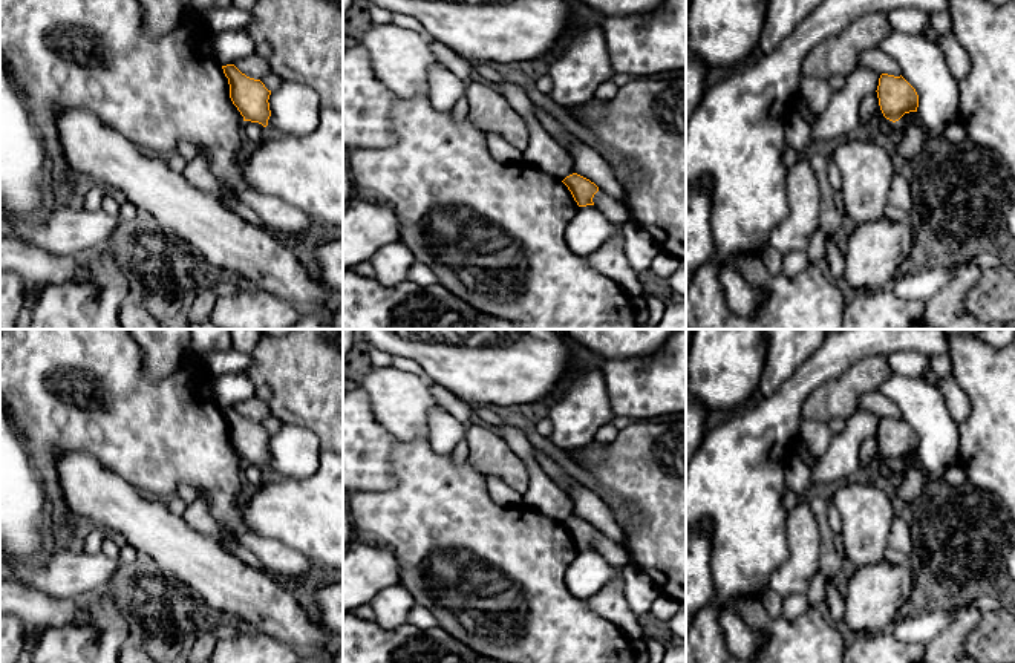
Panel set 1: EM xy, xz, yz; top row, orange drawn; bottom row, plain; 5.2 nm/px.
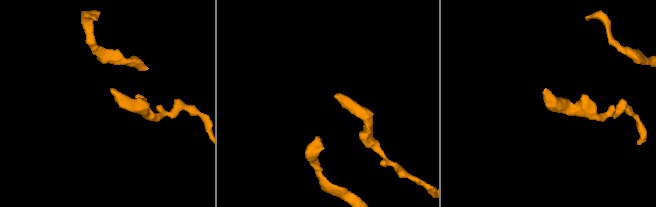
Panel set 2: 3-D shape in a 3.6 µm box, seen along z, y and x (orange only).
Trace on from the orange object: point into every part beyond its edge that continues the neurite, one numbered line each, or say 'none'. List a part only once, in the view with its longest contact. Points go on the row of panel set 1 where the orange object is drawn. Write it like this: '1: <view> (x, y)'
none

